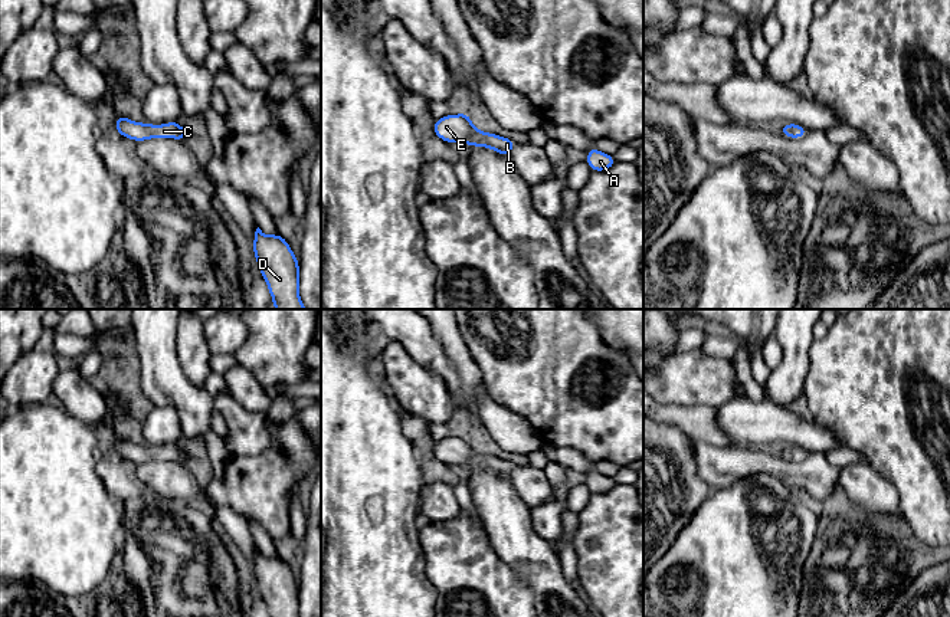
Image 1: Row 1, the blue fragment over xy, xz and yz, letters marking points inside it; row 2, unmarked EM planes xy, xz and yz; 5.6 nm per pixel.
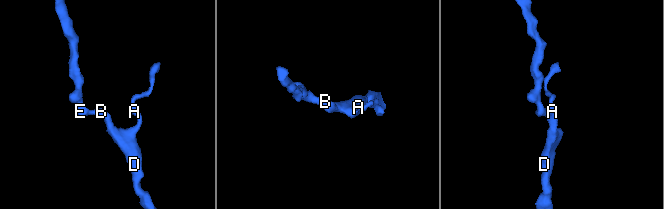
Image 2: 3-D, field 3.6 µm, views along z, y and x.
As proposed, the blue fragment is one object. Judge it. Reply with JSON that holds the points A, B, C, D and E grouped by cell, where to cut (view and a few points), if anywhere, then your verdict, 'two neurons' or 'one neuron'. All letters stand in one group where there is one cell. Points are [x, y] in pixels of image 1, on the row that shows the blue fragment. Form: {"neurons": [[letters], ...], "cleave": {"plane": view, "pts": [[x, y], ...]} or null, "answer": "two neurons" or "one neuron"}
{"neurons": [["A", "B", "C", "D", "E"]], "cleave": null, "answer": "one neuron"}

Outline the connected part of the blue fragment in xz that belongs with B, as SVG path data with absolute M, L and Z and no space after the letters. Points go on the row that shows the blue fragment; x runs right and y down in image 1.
M465 114L445 115L435 121L433 132L445 142L466 142L469 148L479 145L510 157L515 142L510 138L491 132L482 132L472 125L471 116Z

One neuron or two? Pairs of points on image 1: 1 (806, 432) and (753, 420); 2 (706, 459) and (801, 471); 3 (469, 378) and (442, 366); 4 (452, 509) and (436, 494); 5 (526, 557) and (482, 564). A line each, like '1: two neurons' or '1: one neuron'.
1: one neuron
2: one neuron
3: two neurons
4: one neuron
5: two neurons

